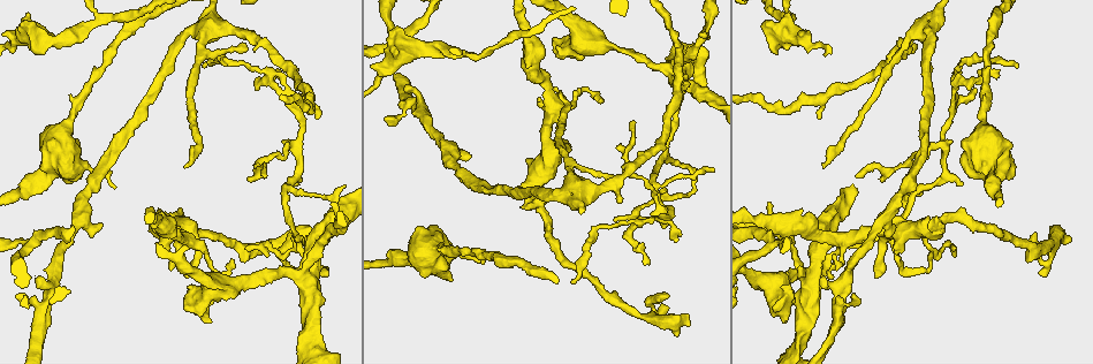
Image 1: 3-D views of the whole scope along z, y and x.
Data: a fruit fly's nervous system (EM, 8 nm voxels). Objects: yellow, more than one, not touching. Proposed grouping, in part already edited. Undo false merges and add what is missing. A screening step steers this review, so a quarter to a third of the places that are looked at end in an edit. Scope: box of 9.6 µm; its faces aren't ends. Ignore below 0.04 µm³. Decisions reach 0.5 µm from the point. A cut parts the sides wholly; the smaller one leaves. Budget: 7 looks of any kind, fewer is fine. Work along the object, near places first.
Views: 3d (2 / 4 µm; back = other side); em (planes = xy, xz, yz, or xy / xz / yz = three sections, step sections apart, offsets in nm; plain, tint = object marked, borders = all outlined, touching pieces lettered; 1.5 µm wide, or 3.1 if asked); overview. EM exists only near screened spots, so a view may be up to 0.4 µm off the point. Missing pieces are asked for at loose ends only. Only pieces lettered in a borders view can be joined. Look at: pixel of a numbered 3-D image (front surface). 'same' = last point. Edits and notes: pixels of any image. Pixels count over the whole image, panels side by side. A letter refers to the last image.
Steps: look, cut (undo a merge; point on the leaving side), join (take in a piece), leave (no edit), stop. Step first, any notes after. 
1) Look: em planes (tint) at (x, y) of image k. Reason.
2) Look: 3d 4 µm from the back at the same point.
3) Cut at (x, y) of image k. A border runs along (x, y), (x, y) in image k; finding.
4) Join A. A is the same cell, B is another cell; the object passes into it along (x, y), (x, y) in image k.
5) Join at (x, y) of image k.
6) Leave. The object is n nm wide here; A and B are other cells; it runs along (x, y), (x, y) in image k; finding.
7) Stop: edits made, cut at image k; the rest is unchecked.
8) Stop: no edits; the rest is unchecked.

Look: em xy step 8 (borders) at (554, 89) of image 1. Free end.

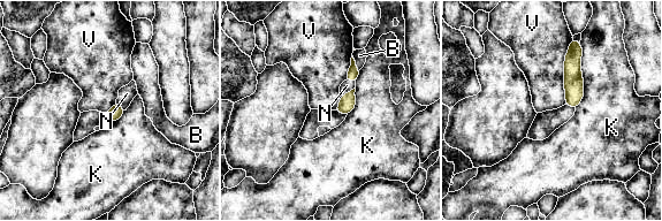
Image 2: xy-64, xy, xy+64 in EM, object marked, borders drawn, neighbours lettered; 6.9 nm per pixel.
Look: em planes (borders) at the same point.

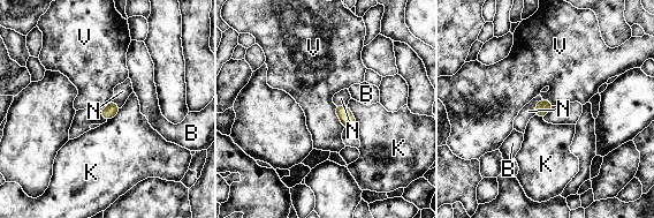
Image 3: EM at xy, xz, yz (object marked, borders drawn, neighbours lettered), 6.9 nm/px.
Join N. N is the same cell, B, K and V are other cells; the object passes into it along (542, 107), (535, 106), (529, 111) in image 3; it goes on there.

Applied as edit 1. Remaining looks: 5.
Look: overview.

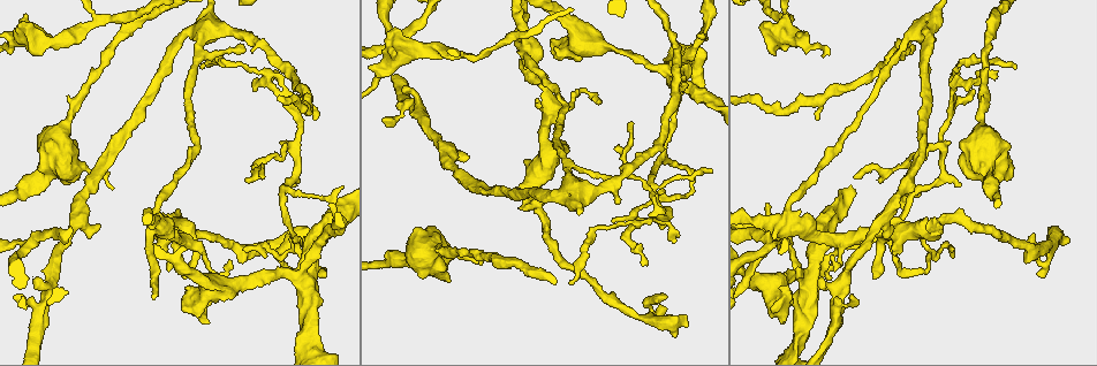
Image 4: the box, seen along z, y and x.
Look: em yz step 8 (borders) at (200, 66) of image 4. Tapers out.

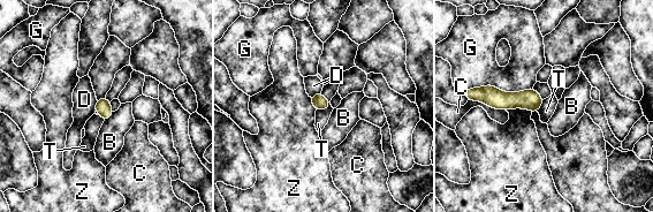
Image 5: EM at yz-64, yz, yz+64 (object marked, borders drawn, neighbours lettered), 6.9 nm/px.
Look: em planes (borders) at the same point.

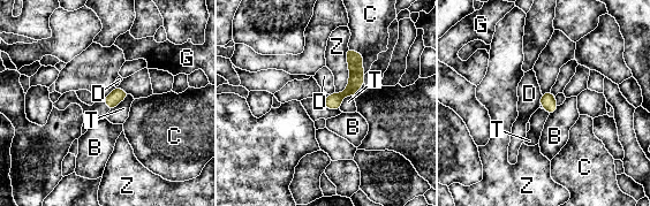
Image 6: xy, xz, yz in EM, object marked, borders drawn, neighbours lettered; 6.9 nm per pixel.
Leave. The object is 100 nm wide here; B, C, D, G, T and Z are other cells; it runs along (357, 55), (355, 83), (331, 106) in image 6; no lettered piece goes on from it.

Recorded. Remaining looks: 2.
Look: em xy step 4 (borders) at (185, 278) of image 4. Free end.

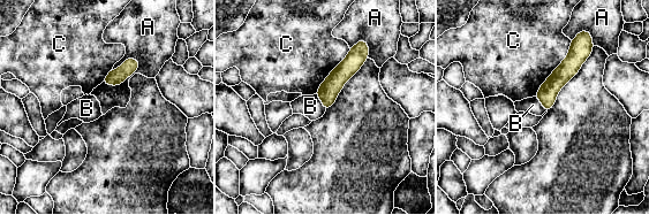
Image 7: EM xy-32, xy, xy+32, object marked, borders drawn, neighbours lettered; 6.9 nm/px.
Look: em planes (borders) at the same point.

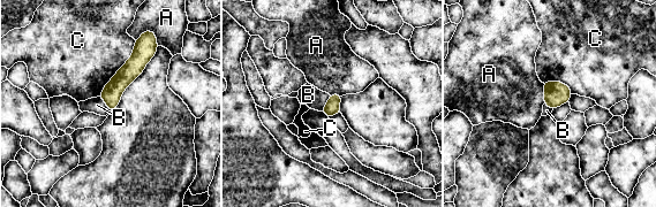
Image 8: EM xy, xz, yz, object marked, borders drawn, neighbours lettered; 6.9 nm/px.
Leave. A, B and C are other cells; it runs along (146, 46), (114, 87), (111, 106) in image 8; none of them fits.

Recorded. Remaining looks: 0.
Stop: edits made, join at image 3; the rest is unchecked.

